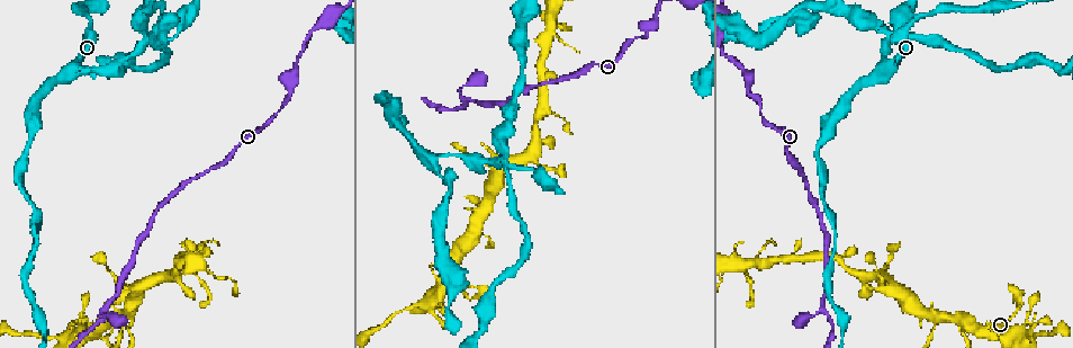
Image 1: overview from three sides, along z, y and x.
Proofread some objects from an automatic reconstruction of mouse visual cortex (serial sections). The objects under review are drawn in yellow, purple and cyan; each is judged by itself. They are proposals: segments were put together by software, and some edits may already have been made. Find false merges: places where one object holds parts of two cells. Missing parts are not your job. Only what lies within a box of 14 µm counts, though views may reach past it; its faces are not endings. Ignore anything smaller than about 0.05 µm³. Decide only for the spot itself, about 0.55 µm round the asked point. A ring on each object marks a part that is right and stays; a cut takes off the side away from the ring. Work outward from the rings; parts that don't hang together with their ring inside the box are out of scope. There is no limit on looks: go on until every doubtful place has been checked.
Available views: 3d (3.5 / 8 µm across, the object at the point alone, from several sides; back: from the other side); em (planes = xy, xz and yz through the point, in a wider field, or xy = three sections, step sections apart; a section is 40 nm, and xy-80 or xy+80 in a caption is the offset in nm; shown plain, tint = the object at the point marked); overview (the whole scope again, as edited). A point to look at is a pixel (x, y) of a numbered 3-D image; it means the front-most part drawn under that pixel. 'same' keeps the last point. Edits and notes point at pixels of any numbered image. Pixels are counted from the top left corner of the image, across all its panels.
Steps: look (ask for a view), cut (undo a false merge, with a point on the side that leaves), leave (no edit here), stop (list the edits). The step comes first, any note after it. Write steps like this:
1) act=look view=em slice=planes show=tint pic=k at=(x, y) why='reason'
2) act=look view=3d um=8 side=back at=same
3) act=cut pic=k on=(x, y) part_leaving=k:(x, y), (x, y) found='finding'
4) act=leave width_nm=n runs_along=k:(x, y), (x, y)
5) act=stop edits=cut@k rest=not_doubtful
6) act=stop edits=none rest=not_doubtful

act=look view=3d um=3.5 pic=1 at=(79, 317) why='a narrow waist'

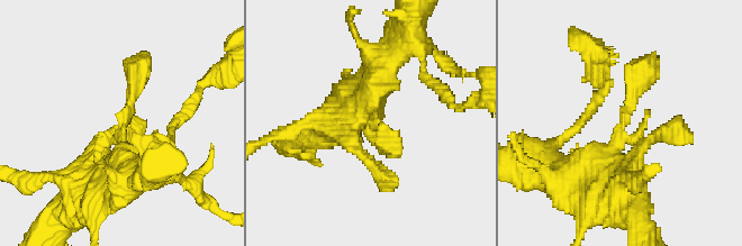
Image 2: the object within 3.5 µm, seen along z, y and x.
act=look view=em slice=xy step=1 show=tint pic=2 at=(376, 126)

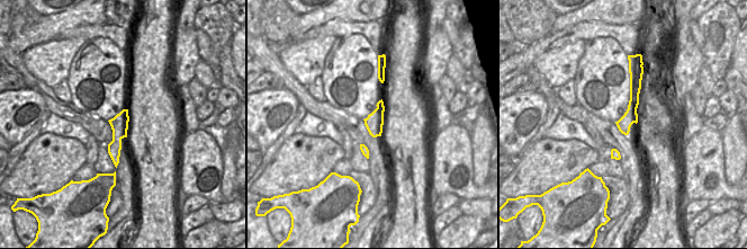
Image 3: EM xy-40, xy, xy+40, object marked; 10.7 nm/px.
act=leave runs_along=3:(636, 76), (635, 100), (624, 131) found='all the same cell'

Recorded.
act=look view=3d um=3.5 pic=1 at=(76, 67) why='a narrow waist'

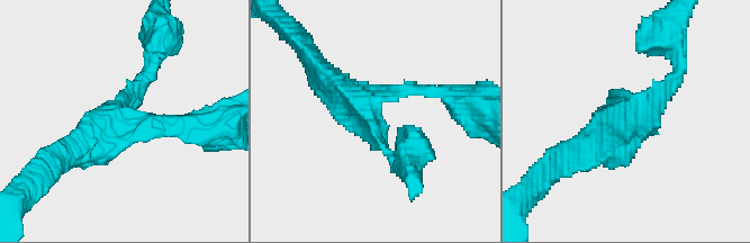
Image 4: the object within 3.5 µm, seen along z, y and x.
act=look view=em slice=planes show=tint pic=4 at=(369, 118) why='shape alone is not enough'

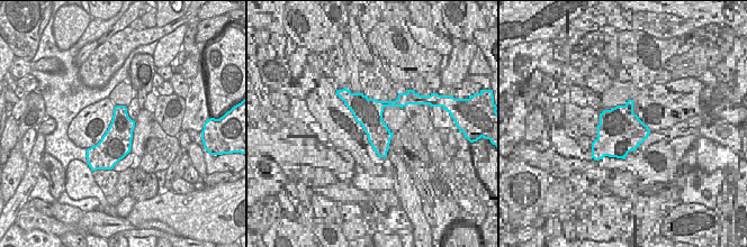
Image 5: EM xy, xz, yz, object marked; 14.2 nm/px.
act=leave found='continuous, no second cell'

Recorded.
act=look view=3d um=3.5 pic=1 at=(889, 36) why='four or more arms meet'

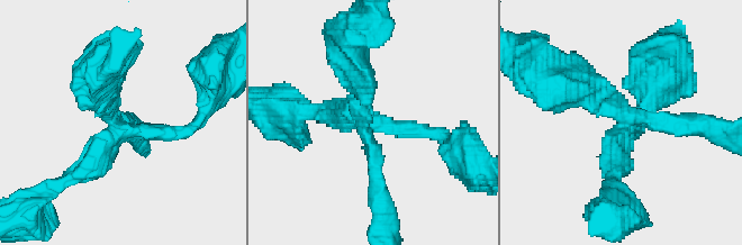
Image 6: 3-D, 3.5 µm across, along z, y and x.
act=look view=em slice=planes show=tint pic=6 at=(625, 124) arms=4 arm_widths_nm=200,200,300,300 why='need the tissue'

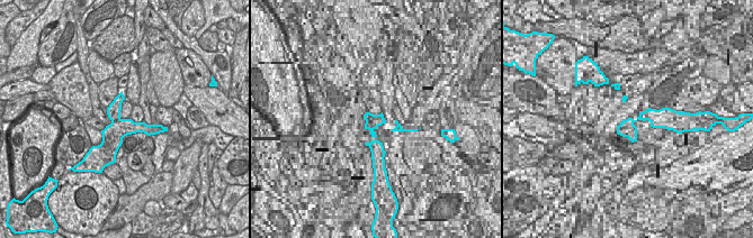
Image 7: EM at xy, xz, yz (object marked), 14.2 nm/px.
act=look view=em slice=xy step=3 show=tint at=same why='cut it another way'

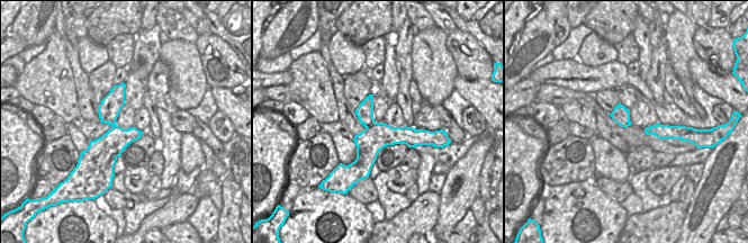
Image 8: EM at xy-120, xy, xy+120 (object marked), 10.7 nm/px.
act=leave runs_along=8:(426, 133), (385, 135), (352, 167) found='continuous, no second cell'

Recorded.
act=stop edits=none rest=not_doubtful

